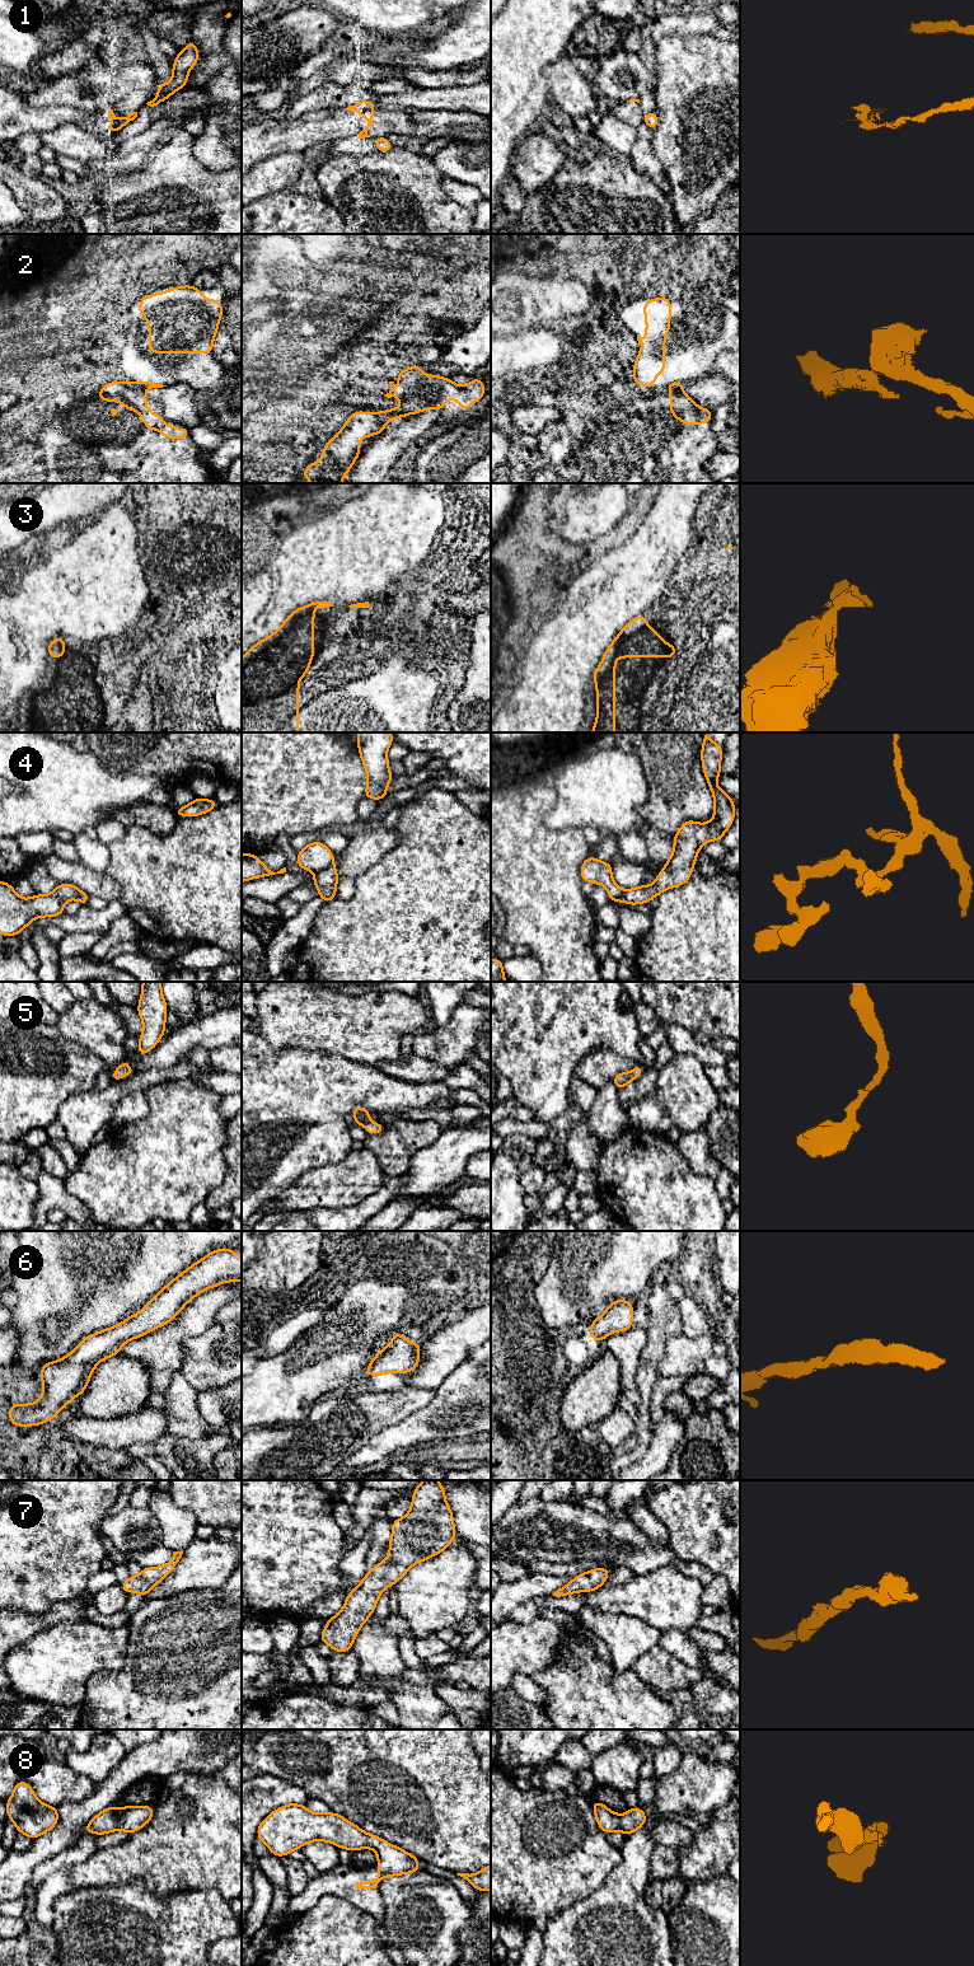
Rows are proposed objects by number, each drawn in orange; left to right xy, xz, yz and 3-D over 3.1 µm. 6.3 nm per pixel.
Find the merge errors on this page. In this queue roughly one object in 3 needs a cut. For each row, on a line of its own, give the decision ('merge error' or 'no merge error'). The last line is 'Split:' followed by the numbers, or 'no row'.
1: merge error
2: merge error
3: no merge error
4: merge error
5: no merge error
6: no merge error
7: no merge error
8: no merge error
Split: 1, 2, 4

